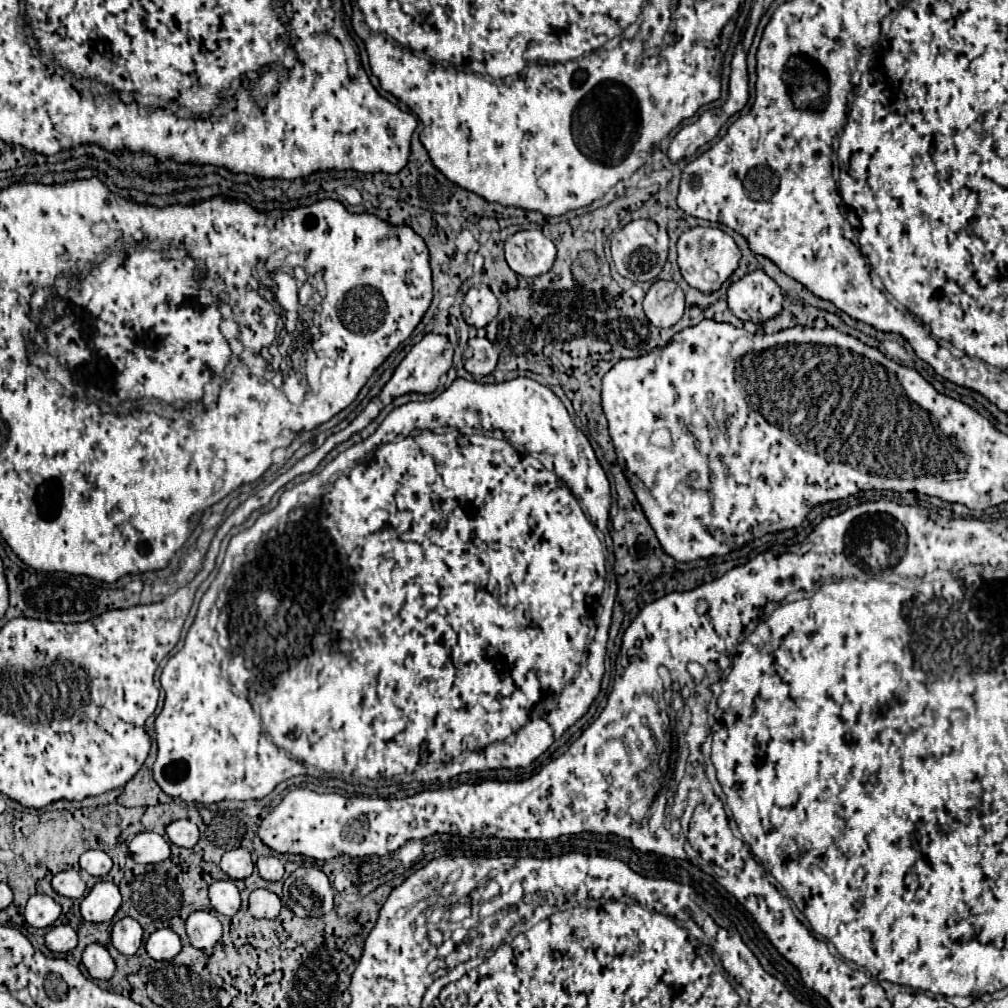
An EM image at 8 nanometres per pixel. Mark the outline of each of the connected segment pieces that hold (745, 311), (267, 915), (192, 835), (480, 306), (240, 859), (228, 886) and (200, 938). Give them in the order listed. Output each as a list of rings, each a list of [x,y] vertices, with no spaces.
[[[753,271],[729,285],[727,305],[743,321],[765,323],[781,311],[783,295],[767,273]]]
[[[255,889],[249,895],[247,909],[255,919],[273,919],[279,915],[281,907],[283,907],[281,899],[267,889]]]
[[[179,819],[179,821],[169,823],[165,827],[165,833],[171,845],[177,845],[177,847],[193,847],[199,841],[199,829],[189,819]]]
[[[477,285],[465,293],[461,309],[463,309],[463,317],[469,325],[487,327],[487,323],[497,317],[499,303],[489,287]]]
[[[231,849],[223,853],[221,859],[221,869],[231,877],[231,879],[247,879],[253,873],[253,861],[247,849]]]
[[[213,881],[209,885],[209,901],[217,913],[227,917],[235,915],[241,905],[239,891],[233,881]]]
[[[195,911],[185,921],[189,945],[201,951],[209,951],[221,939],[221,923],[207,911]]]

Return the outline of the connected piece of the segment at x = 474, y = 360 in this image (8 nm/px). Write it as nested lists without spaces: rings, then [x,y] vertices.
[[[473,337],[469,339],[463,363],[465,369],[473,375],[489,375],[497,365],[499,353],[493,349],[487,337]]]

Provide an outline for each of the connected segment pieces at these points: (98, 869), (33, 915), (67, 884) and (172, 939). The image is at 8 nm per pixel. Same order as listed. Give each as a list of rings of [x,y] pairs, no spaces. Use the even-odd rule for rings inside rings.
[[[91,849],[91,851],[85,851],[79,859],[79,865],[83,871],[87,871],[89,875],[95,875],[95,877],[103,877],[111,871],[113,867],[113,861],[111,857],[105,853],[105,851],[99,851],[99,849]]]
[[[33,895],[25,905],[25,921],[31,927],[49,927],[61,915],[61,905],[47,895]]]
[[[61,871],[51,881],[55,893],[69,897],[69,899],[81,899],[85,893],[85,877],[77,871]]]
[[[157,929],[145,941],[145,951],[155,961],[169,961],[181,951],[179,935],[171,929]]]

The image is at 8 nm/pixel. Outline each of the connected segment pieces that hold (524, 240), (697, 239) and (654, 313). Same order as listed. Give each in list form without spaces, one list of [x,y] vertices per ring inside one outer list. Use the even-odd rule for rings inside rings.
[[[539,229],[517,231],[505,241],[505,259],[509,267],[523,277],[537,277],[551,269],[555,245]]]
[[[695,227],[681,233],[677,241],[677,253],[679,253],[681,275],[685,277],[685,281],[691,287],[701,289],[705,293],[719,289],[721,283],[737,269],[741,259],[741,251],[733,241],[733,237],[729,237],[725,231],[715,227]]]
[[[655,281],[645,295],[643,311],[647,319],[657,327],[675,325],[685,309],[685,297],[677,283],[673,281]]]

